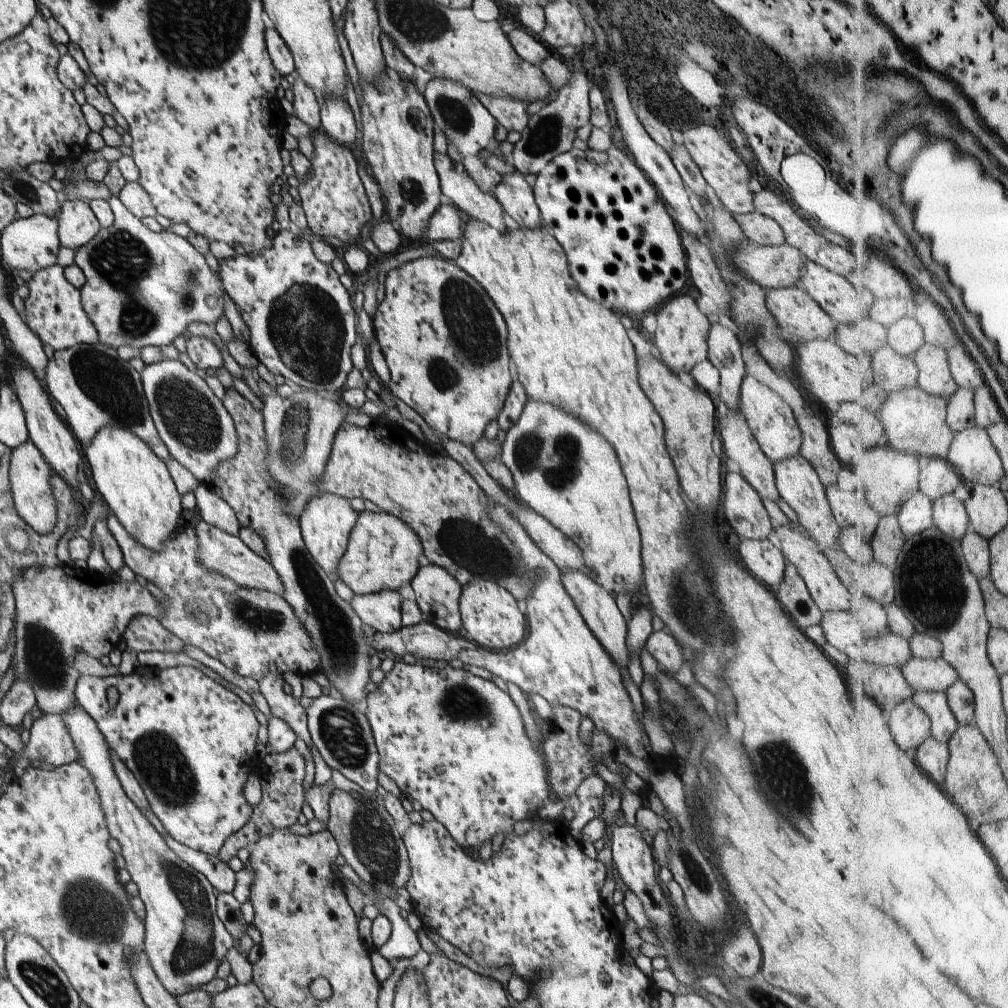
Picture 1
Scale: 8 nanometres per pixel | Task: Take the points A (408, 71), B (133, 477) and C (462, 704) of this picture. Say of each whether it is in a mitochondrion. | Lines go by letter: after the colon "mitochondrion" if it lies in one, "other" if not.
A: other
B: other
C: mitochondrion

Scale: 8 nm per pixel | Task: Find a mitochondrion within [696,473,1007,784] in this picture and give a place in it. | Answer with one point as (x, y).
(943, 590)

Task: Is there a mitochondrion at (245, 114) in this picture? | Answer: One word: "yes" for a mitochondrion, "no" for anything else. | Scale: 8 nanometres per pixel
no

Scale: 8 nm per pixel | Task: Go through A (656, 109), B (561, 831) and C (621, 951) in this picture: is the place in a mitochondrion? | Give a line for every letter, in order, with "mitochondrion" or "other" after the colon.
A: other
B: other
C: other

